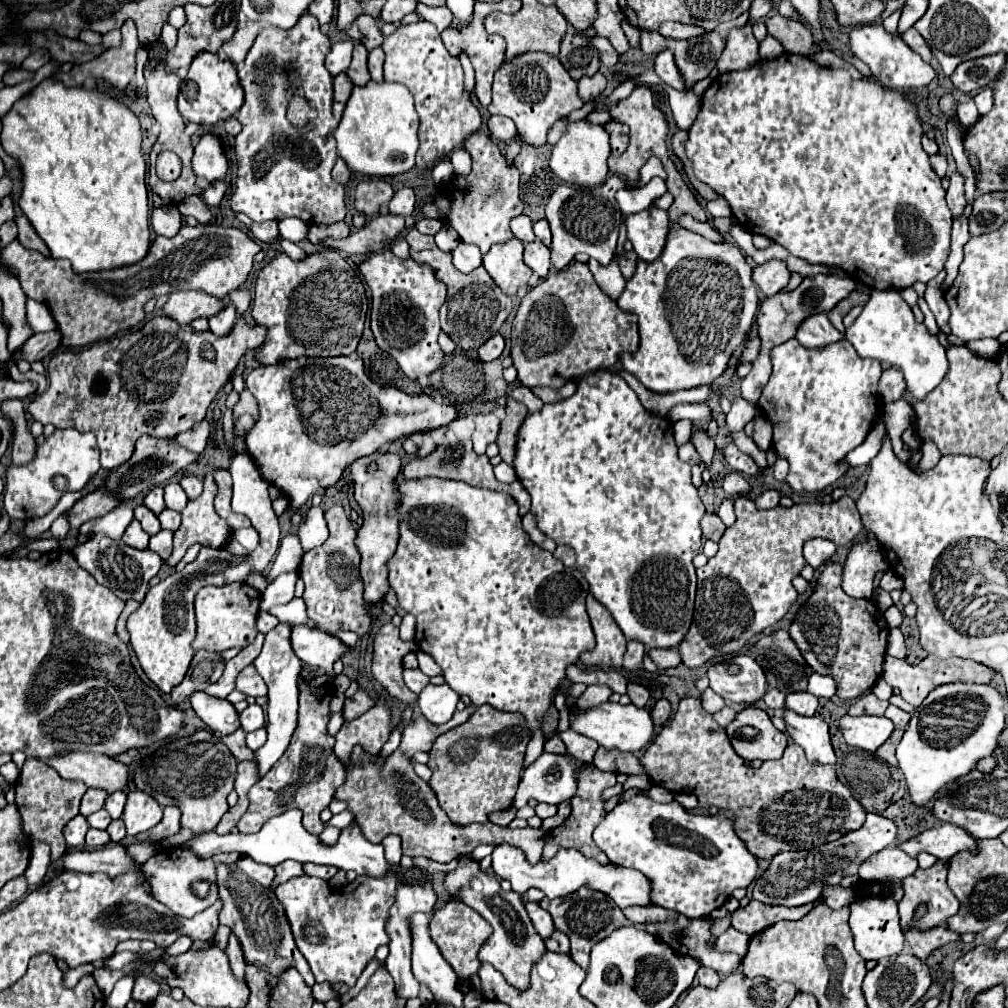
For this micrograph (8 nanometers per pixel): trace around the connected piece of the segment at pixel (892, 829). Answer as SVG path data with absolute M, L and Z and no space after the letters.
M867 813L867 821L861 829L843 835L833 843L825 843L811 851L793 851L779 853L771 859L769 869L755 881L753 899L767 905L785 905L797 907L815 901L821 895L821 887L825 885L841 885L845 875L857 875L861 863L865 863L871 855L881 849L893 845L897 839L897 825L893 819L887 819L877 813Z

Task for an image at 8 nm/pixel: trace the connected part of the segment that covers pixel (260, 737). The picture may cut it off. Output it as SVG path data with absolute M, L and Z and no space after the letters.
M263 727L259 731L247 733L247 747L253 749L253 751L257 751L265 741L267 741L267 735L265 735L265 729Z

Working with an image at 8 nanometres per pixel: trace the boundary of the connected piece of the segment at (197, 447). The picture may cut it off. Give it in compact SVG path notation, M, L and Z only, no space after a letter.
M201 421L197 423L193 429L181 433L175 437L175 443L185 447L187 451L193 451L193 453L203 453L207 441L211 437L211 425L207 421Z

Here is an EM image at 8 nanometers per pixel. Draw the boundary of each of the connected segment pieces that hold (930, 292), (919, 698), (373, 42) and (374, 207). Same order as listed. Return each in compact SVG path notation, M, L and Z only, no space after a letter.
M943 269L935 279L927 283L924 297L936 318L939 329L946 335L949 335L950 327L948 320L950 317L950 310L945 301L944 294L939 289L945 277L946 271Z
M885 657L885 681L901 691L901 697L905 701L909 701L911 705L919 707L923 703L923 699L929 695L931 689L935 689L941 683L949 683L949 681L973 681L973 683L989 683L989 679L993 679L997 673L991 667L985 667L983 663L977 663L973 659L937 659L937 657L925 657L919 665L911 665L903 659L895 659L895 657Z
M361 15L359 19L355 19L355 21L351 23L351 27L347 29L347 35L349 35L351 39L361 41L369 51L375 49L375 47L381 47L383 39L385 39L385 37L381 35L381 29L377 27L375 19L369 17L369 15Z
M383 179L361 181L355 189L355 209L365 217L375 217L391 201L395 191Z

